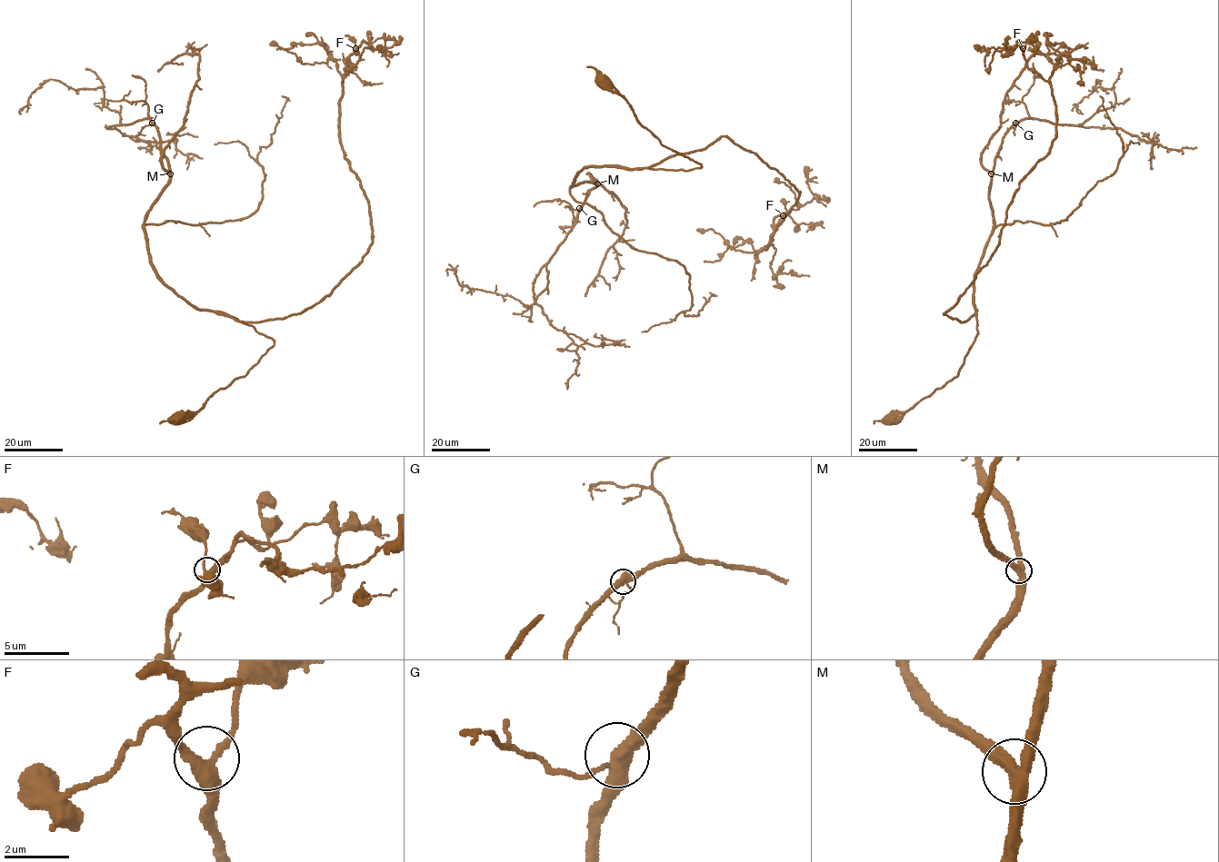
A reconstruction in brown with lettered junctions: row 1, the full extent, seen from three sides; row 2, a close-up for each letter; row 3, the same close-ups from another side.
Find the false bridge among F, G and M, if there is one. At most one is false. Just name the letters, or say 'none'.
none

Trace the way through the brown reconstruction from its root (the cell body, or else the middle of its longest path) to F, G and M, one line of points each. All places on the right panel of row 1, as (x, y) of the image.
F: (888, 419), (958, 374), (976, 312), (943, 314), (990, 260), (1019, 182), (1055, 137), (1052, 86), (1023, 48)
G: (888, 419), (904, 413), (955, 376), (978, 334), (974, 281), (994, 225), (990, 184), (1003, 136), (1015, 123)
M: (888, 419), (887, 415), (904, 413), (955, 376), (978, 334), (974, 281), (994, 225), (990, 201), (991, 173)

